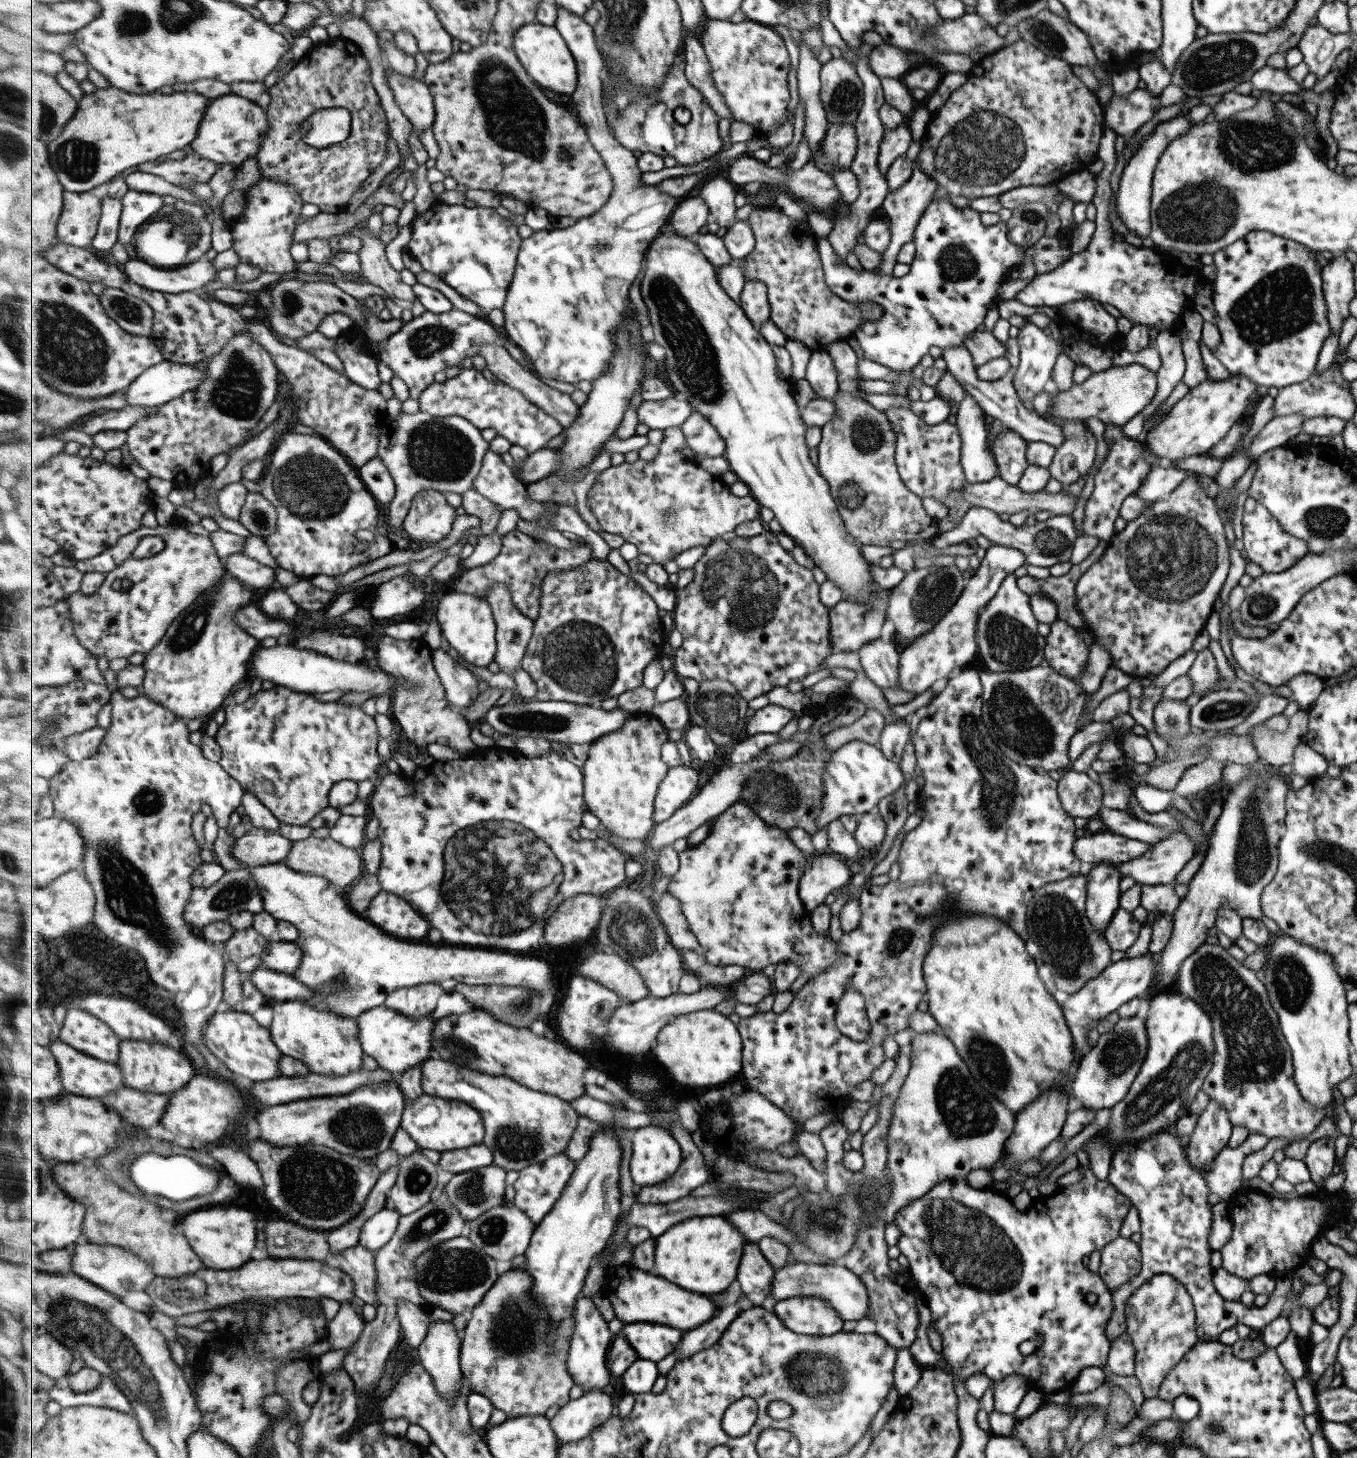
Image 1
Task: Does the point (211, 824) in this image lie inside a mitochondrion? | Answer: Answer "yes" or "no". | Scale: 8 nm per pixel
no

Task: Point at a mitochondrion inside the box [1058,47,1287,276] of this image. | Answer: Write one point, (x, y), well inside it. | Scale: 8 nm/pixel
(1179, 215)

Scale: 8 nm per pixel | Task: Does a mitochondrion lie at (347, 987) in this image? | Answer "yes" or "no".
yes

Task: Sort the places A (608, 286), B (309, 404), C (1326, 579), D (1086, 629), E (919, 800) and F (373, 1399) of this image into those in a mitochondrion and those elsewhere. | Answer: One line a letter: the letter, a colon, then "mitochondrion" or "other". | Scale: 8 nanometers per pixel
A: mitochondrion
B: other
C: other
D: other
E: other
F: other

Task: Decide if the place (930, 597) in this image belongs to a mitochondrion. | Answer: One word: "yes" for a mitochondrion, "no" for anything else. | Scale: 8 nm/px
yes

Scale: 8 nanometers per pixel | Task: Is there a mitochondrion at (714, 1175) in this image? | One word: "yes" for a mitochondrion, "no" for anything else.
no

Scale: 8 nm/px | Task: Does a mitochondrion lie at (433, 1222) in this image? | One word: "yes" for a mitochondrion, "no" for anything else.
yes

